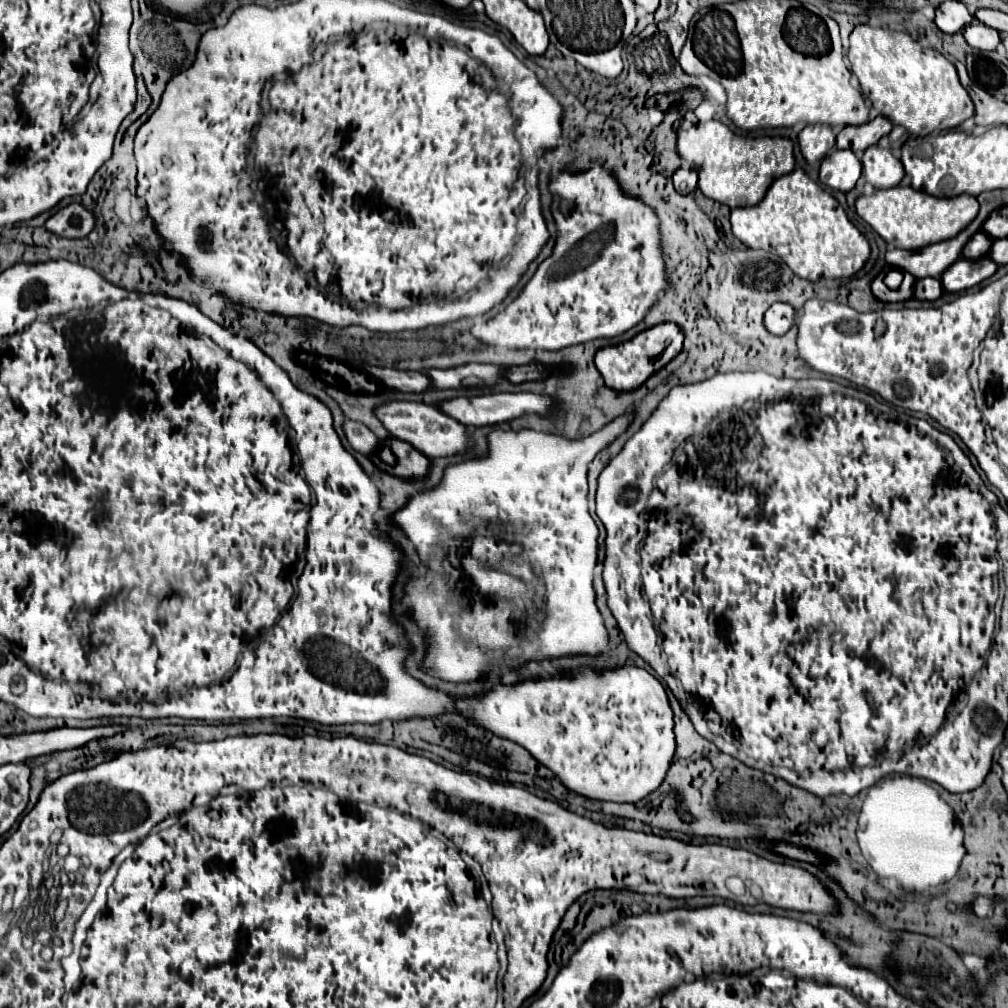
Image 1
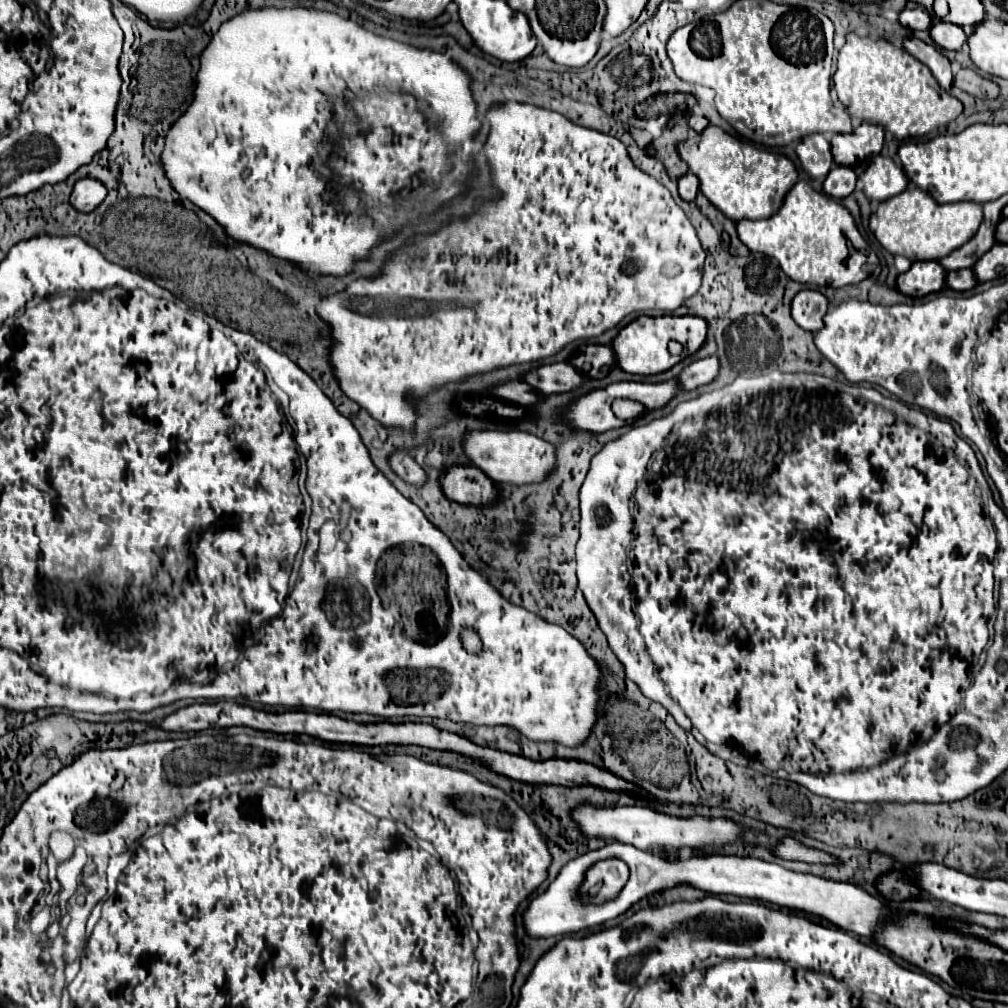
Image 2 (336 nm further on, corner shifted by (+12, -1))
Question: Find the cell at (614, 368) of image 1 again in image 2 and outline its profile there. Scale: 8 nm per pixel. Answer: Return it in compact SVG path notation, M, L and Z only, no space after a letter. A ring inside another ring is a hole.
M642 316L618 332L618 336L612 342L612 350L614 350L620 370L624 370L628 374L652 376L652 374L670 370L674 364L678 364L686 356L694 354L704 344L704 338L706 338L706 322L698 316L660 316L660 318ZM670 340L676 340L684 346L680 356L668 354Z

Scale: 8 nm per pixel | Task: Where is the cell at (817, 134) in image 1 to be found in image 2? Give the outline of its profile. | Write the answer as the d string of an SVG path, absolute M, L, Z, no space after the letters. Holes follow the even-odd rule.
M808 134L798 140L796 154L804 172L812 178L826 178L832 170L834 160L830 154L830 142L822 134Z

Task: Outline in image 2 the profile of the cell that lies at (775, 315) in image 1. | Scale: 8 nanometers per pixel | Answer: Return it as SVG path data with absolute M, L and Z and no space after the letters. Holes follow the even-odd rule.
M802 290L794 296L790 310L794 322L800 328L816 332L818 328L822 328L822 314L826 314L828 310L828 300L820 292Z

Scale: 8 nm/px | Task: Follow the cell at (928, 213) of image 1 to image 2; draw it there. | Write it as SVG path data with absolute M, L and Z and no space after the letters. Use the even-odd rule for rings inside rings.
M908 188L902 194L880 202L870 214L870 230L876 240L890 252L906 256L908 260L938 260L958 246L966 244L982 222L982 206L976 202L938 204L930 194Z

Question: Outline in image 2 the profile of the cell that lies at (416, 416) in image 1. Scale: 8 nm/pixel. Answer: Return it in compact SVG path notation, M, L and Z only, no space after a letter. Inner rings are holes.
M474 430L466 432L462 440L462 450L466 458L482 470L494 482L512 482L512 484L530 484L544 480L544 474L550 474L554 468L554 446L534 434L510 430Z

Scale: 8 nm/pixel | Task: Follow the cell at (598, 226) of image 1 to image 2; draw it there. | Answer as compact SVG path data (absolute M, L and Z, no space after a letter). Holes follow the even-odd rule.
M506 102L502 106L494 106L490 110L488 118L490 118L492 130L490 130L488 144L484 146L484 154L492 166L494 182L502 190L504 198L498 204L484 206L480 216L474 216L468 222L456 222L456 224L448 226L446 230L438 232L436 236L420 240L418 248L422 248L422 250L418 250L418 254L412 254L412 258L414 258L412 266L408 266L408 268L402 266L402 270L388 272L386 290L382 288L382 280L356 280L344 290L344 296L328 296L322 300L322 304L318 308L318 314L322 314L322 318L326 318L326 322L330 322L332 334L336 340L328 358L330 358L330 364L334 366L336 378L340 380L340 388L344 390L344 394L348 398L352 398L356 404L366 408L384 426L400 426L400 428L414 426L416 410L404 400L404 394L410 390L422 394L422 392L434 390L440 384L460 380L470 374L480 374L480 372L488 372L492 368L524 364L526 360L540 360L540 358L552 356L572 340L600 336L602 332L614 328L624 316L628 316L632 312L646 312L646 310L672 312L672 310L680 308L684 304L684 300L694 296L700 288L706 252L700 246L694 226L690 224L690 220L686 218L682 208L672 200L670 192L656 178L644 174L642 170L638 170L632 164L632 160L620 140L616 140L608 134L602 134L598 130L576 126L558 112L534 108L530 104ZM480 240L486 240L486 242L500 240L504 244L504 248L498 254L494 254L488 262L484 262L482 260L484 242L480 242Z

